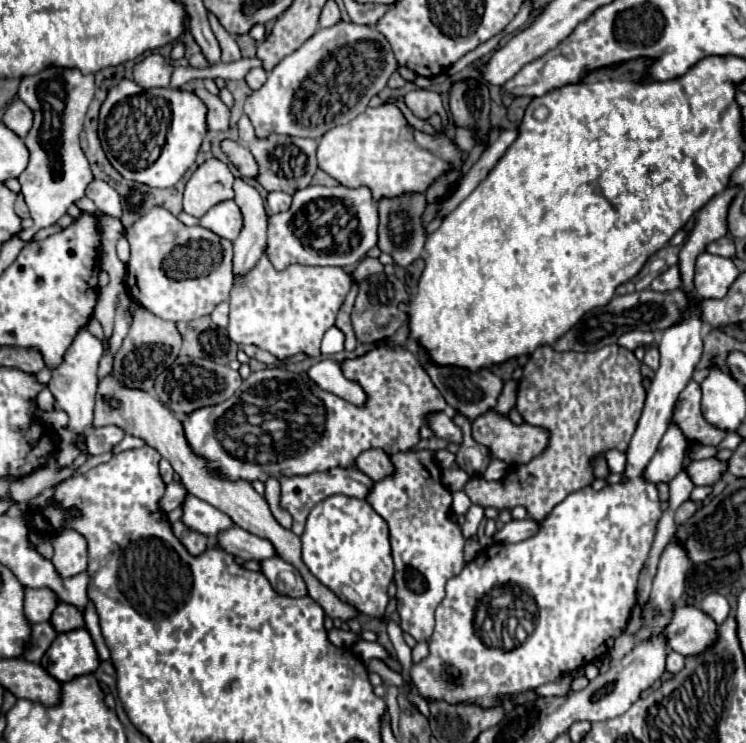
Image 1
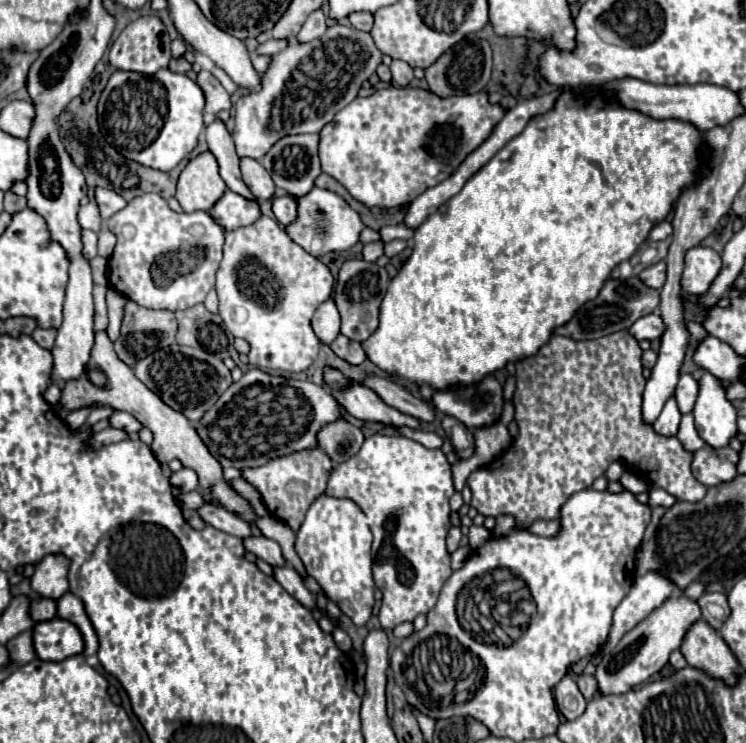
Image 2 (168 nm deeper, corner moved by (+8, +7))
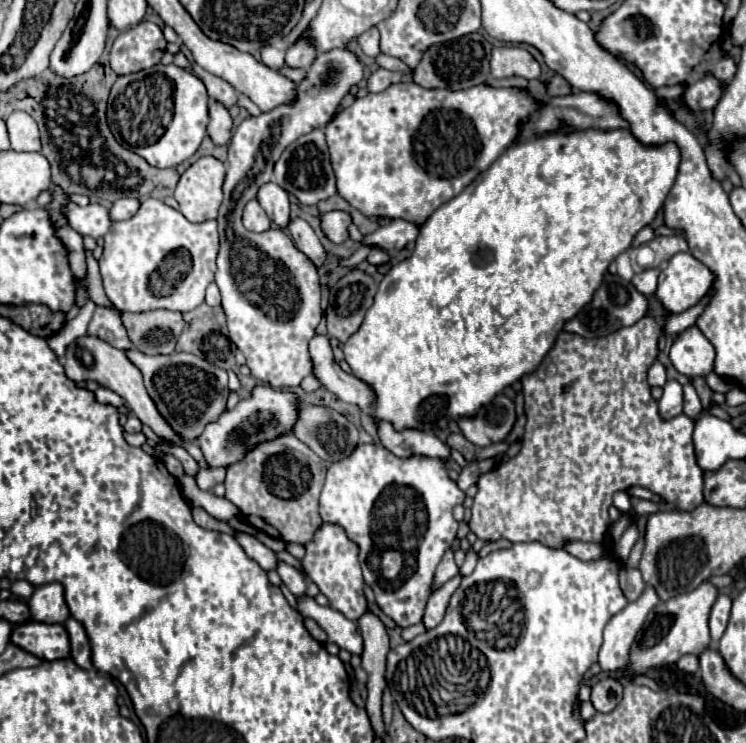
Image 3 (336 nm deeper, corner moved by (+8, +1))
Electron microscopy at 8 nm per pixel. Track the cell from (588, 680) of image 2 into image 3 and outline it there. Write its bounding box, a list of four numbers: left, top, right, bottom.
[591,678,623,712]

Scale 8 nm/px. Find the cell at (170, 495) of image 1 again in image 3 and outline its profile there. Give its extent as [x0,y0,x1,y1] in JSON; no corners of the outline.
[195,466,225,490]

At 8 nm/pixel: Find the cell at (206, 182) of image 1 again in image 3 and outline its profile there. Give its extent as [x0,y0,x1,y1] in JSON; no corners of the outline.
[175,156,225,222]

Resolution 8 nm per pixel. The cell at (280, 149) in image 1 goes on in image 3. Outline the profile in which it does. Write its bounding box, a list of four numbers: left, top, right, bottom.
[275,130,337,204]

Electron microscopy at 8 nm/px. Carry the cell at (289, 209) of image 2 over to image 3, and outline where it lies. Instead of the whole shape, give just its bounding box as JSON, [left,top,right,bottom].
[287,218,327,268]

